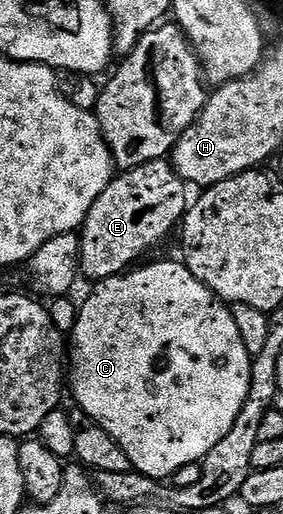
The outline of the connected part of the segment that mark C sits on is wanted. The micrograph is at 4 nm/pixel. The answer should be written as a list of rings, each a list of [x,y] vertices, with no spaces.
[[[159,260],[156,264],[144,263],[134,270],[124,272],[122,276],[110,276],[107,280],[98,281],[92,287],[95,289],[88,294],[87,301],[79,304],[79,317],[75,329],[69,334],[70,395],[71,392],[75,395],[75,400],[83,407],[84,414],[91,419],[88,421],[105,429],[121,446],[121,450],[125,450],[134,471],[160,482],[166,481],[168,479],[166,476],[174,477],[198,465],[211,453],[213,446],[217,446],[217,442],[221,442],[221,438],[225,438],[225,434],[233,430],[233,422],[237,422],[237,414],[241,414],[241,406],[245,406],[245,398],[249,394],[253,359],[245,350],[245,342],[241,342],[241,334],[237,330],[237,322],[233,322],[230,307],[214,292],[210,292],[188,270],[186,264],[175,260]]]

